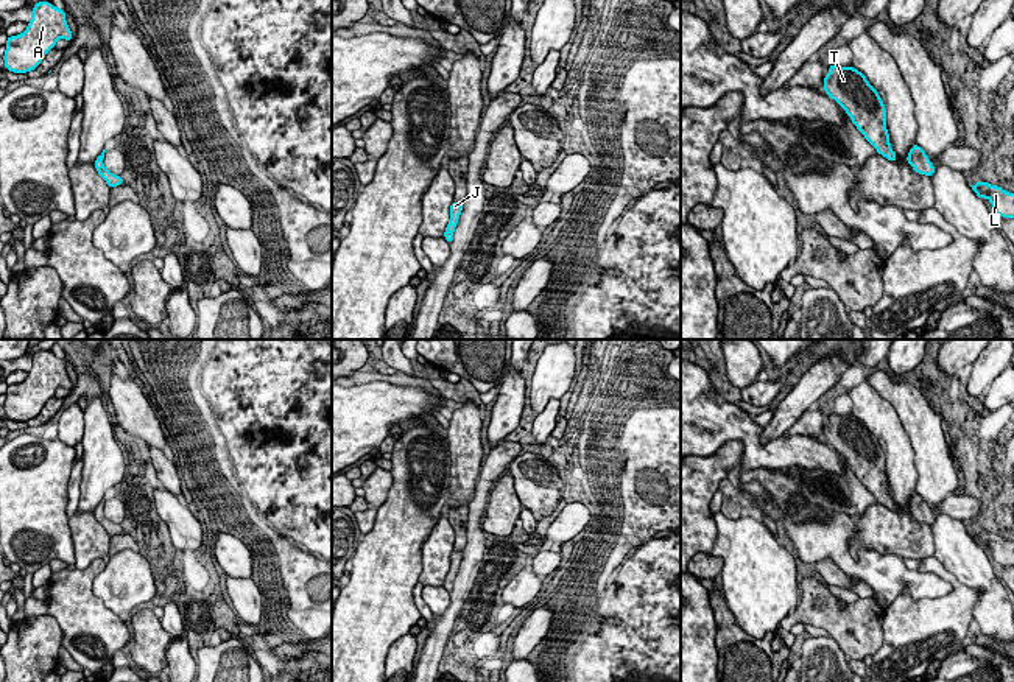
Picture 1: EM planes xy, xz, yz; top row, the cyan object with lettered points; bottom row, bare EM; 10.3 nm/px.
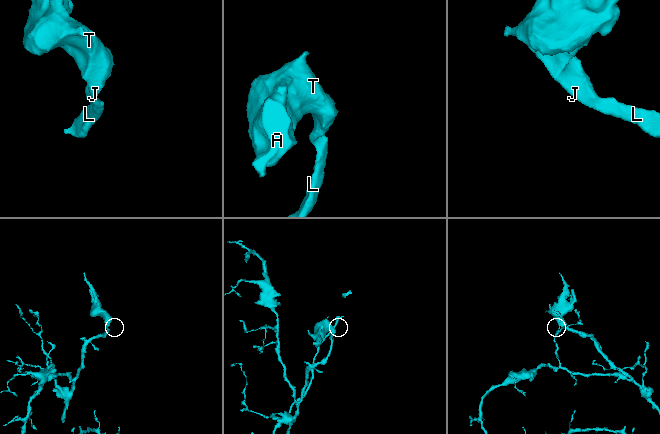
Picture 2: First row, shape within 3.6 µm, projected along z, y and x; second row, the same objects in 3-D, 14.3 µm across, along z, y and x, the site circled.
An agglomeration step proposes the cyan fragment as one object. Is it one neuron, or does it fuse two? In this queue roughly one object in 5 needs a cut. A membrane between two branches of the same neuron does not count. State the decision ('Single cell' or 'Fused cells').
Single cell

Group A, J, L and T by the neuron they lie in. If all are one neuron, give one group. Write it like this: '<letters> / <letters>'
A J L T

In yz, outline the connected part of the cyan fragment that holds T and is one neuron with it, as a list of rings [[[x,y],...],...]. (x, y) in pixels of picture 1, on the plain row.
[[[832,413],[824,424],[824,439],[846,459],[878,503],[891,511],[897,509],[889,494],[885,452],[861,420]]]

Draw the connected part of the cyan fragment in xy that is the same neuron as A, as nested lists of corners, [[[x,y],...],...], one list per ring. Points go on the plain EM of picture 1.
[[[50,350],[36,352],[26,378],[17,385],[8,385],[3,403],[6,419],[14,422],[34,419],[55,397],[58,388],[73,388],[65,360],[55,357]]]

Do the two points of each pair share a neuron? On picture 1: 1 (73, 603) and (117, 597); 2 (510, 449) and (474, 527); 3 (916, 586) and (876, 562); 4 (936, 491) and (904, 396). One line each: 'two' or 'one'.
1: two
2: one
3: one
4: one

